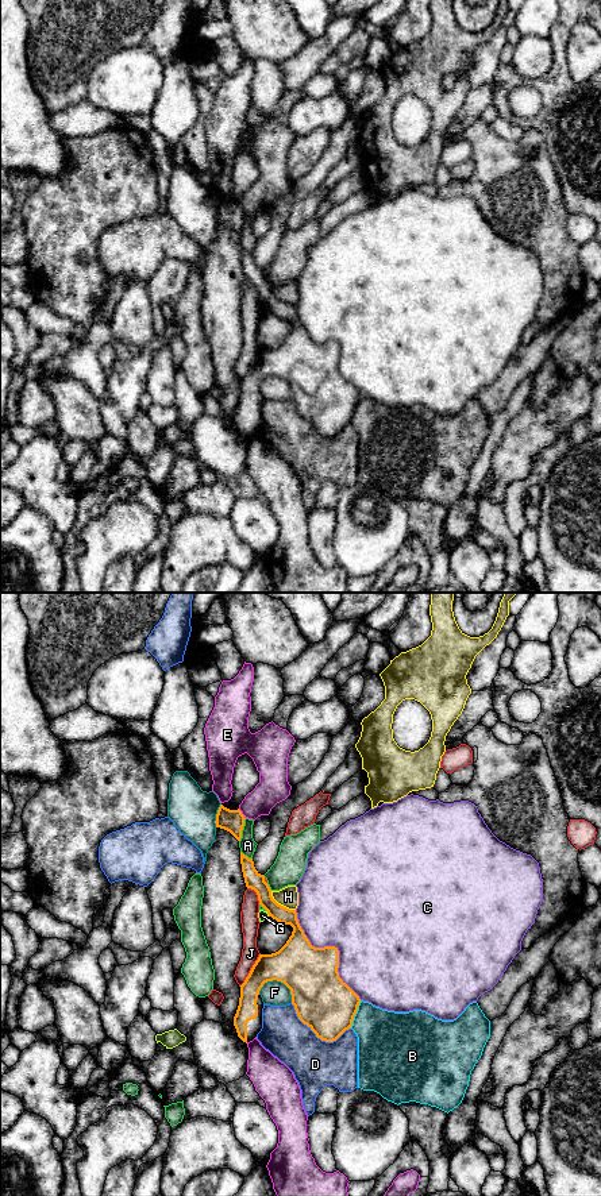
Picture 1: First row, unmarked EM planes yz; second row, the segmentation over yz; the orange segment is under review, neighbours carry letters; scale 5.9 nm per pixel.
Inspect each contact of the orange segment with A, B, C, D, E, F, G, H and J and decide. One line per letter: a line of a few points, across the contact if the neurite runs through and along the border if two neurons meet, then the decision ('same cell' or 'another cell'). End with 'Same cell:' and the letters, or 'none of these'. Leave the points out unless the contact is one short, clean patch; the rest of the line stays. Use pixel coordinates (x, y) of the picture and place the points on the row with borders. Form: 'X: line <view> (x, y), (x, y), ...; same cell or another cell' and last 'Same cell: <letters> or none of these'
A: another cell
B: another cell
C: another cell
D: another cell
E: another cell
F: another cell
G: line yz (266, 910), (269, 915); another cell
H: another cell
J: another cell
Same cell: none of these

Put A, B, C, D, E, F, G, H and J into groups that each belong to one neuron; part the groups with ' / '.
A / B / C / D / E / F / G / H / J

